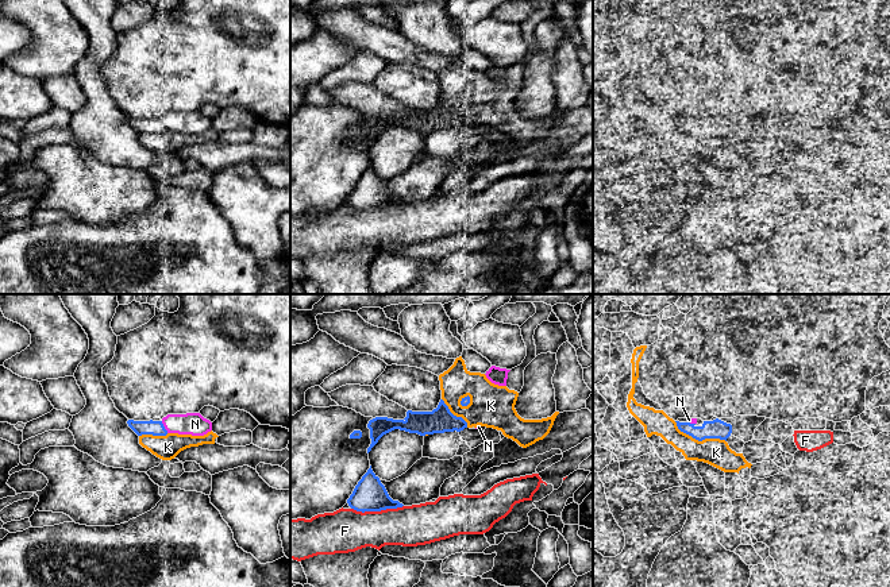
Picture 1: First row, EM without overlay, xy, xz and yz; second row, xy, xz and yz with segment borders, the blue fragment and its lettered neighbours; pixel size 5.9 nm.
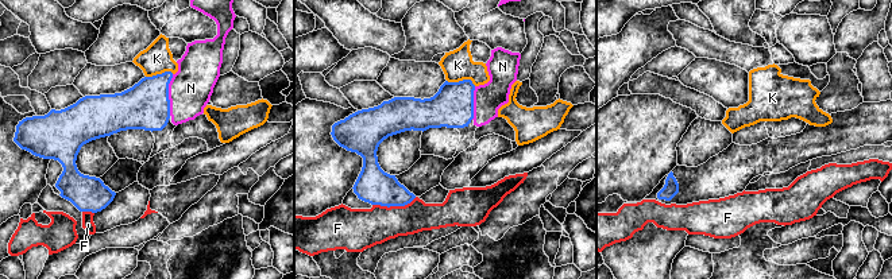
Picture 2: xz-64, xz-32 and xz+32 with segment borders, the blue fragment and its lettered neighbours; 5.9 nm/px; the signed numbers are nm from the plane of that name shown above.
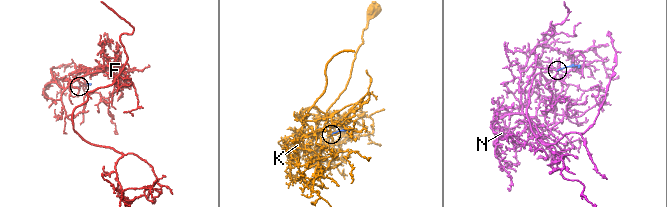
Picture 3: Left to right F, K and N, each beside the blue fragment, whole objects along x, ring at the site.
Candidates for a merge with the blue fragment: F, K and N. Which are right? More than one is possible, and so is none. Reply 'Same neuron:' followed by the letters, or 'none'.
Same neuron: N

